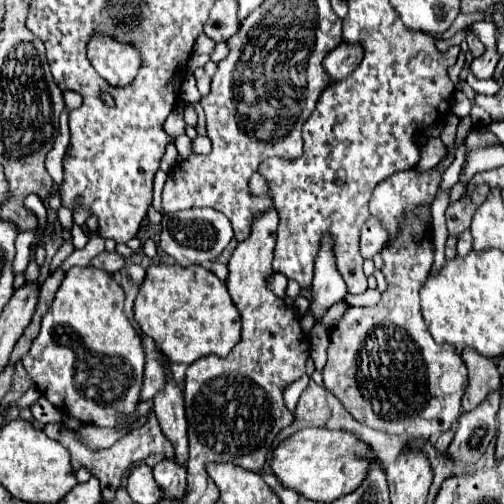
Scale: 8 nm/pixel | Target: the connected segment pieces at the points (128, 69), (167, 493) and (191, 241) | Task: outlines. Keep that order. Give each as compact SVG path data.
M93 37L87 47L87 57L95 71L111 85L129 85L139 69L139 53L109 37Z
M163 459L153 467L153 475L163 489L163 497L183 497L187 487L185 465L179 465L175 459Z
M187 209L173 215L163 215L163 231L161 231L161 243L159 247L171 255L179 265L201 265L207 261L215 261L221 251L227 247L227 243L233 239L233 229L229 219L215 209Z

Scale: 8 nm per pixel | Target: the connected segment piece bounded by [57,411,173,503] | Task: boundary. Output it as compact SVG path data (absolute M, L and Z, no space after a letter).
M149 411L147 423L145 423L143 427L129 431L129 433L123 435L117 443L113 443L109 449L99 449L99 451L89 449L89 447L81 441L81 437L79 437L75 431L67 429L67 427L61 427L61 429L59 429L57 441L59 441L65 449L71 451L73 469L79 469L79 467L83 465L83 467L87 467L87 469L91 471L93 477L97 477L97 479L101 481L101 491L103 491L103 501L105 501L105 503L111 503L111 501L113 501L115 493L117 493L119 487L121 487L123 477L133 469L133 467L131 467L133 463L139 463L139 461L147 459L147 457L153 455L153 453L161 453L161 455L165 455L165 457L173 457L173 445L171 445L171 441L163 435L163 431L161 431L161 427L159 427L159 421L157 421L157 417L155 417L153 411Z

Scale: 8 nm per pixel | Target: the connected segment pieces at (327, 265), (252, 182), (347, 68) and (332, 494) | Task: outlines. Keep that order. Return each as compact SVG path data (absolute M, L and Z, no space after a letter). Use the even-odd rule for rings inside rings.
M323 237L323 249L319 251L319 257L315 261L315 277L311 285L311 315L319 323L329 307L337 301L341 301L347 295L347 285L341 281L341 275L335 269L335 257L331 253L331 237Z
M255 173L255 175L249 179L249 191L251 191L251 195L255 195L255 197L271 197L269 181L265 181L263 175L259 177L259 173Z
M341 43L323 59L323 67L325 67L331 83L337 83L337 81L347 79L357 69L361 59L363 59L363 49L359 49L359 45Z
M301 429L275 449L271 469L285 487L299 491L303 497L317 503L333 503L365 481L375 457L373 447L349 431Z

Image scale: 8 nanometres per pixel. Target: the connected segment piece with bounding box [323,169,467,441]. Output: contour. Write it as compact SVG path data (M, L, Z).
M409 169L383 179L375 187L373 197L369 201L369 209L371 215L379 217L385 229L389 231L389 243L381 251L383 257L381 273L385 275L387 289L375 307L347 309L345 317L335 325L335 329L331 329L327 365L323 367L323 385L343 403L343 407L353 415L355 421L371 429L399 435L409 441L431 441L441 433L445 433L447 429L451 429L453 423L457 423L457 419L461 417L461 397L467 387L467 369L463 359L455 349L451 349L451 345L435 345L421 317L419 291L425 285L433 263L433 241L431 227L423 225L413 215L413 207L431 201L435 197L439 181L441 181L439 175L431 173L415 175L415 171Z

